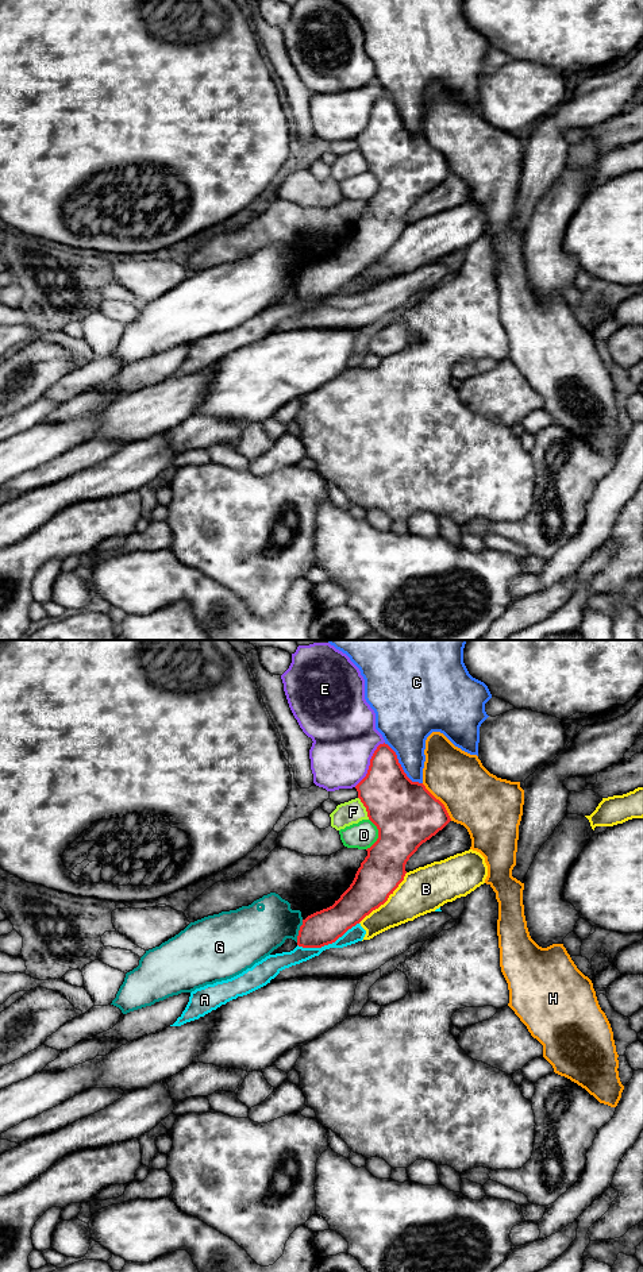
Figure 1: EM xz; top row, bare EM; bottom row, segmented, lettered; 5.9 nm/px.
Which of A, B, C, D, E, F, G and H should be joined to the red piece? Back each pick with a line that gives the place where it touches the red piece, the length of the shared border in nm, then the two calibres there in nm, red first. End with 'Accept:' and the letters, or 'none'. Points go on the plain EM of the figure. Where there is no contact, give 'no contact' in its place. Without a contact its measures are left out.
Accept: none

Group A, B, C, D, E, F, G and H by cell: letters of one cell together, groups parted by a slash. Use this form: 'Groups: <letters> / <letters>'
Groups: A / B G / C / D / E / F / H

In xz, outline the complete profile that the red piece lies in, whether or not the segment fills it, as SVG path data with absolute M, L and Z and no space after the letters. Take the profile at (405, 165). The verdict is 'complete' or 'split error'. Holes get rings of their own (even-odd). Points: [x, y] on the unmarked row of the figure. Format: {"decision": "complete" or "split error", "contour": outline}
{"decision": "complete", "contour": "M388 96L374 103L366 128L355 138L358 150L367 163L369 171L378 181L377 193L367 200L350 239L335 255L303 271L297 297L322 300L335 294L349 281L359 275L373 262L384 257L398 239L407 226L405 216L417 200L442 182L450 173L444 157L436 151L423 135L412 134L398 115L396 104Z"}

